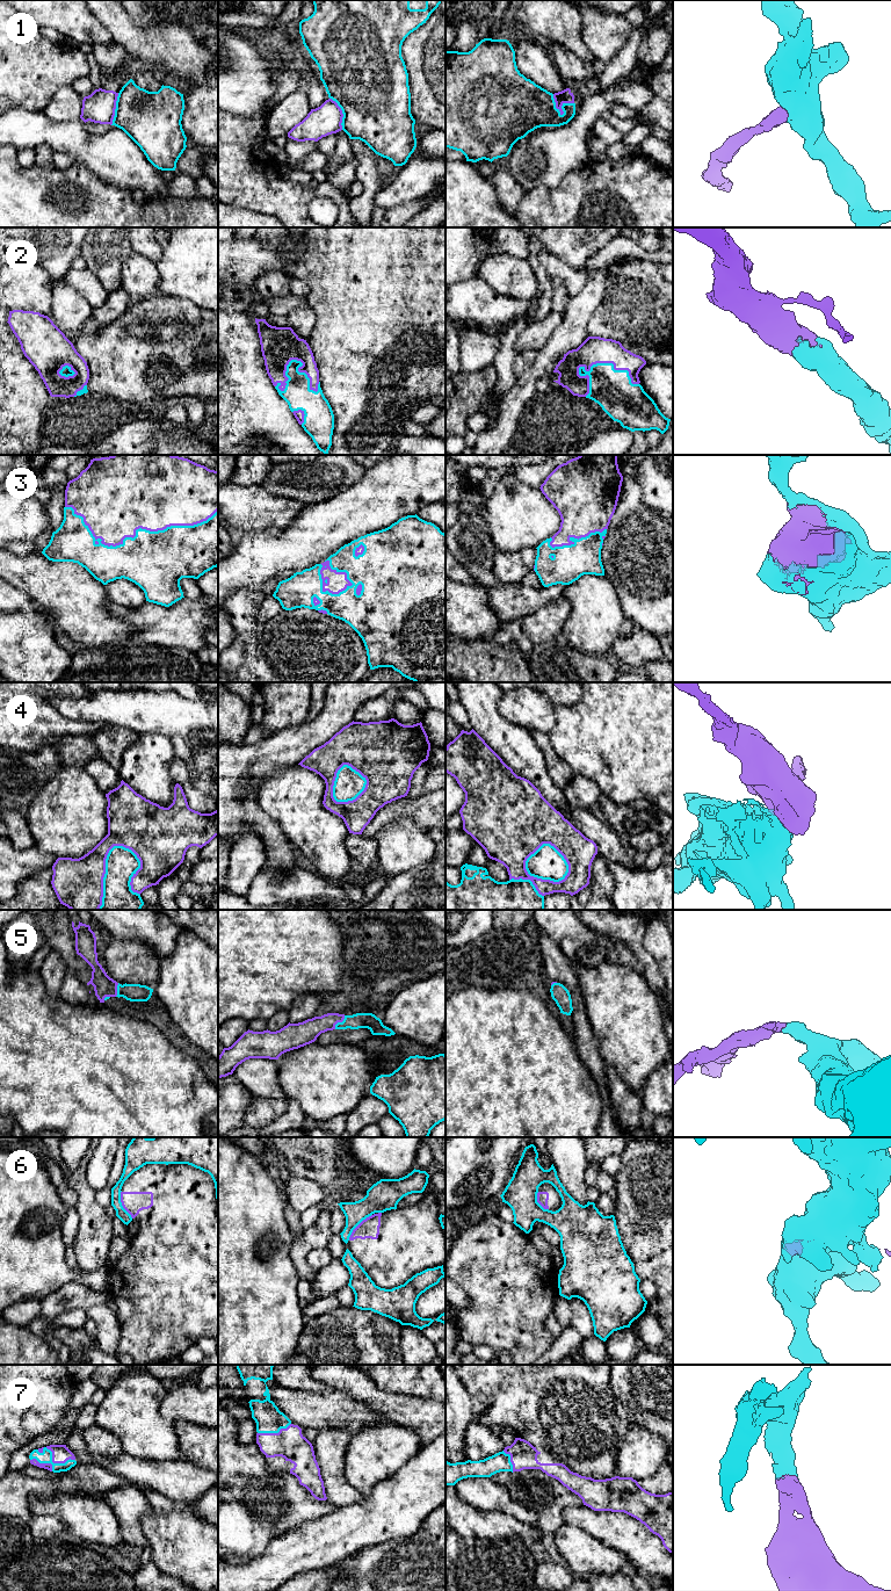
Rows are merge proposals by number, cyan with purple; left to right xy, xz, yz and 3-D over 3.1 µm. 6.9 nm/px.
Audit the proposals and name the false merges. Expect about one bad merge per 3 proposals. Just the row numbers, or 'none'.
1, 4, 6

